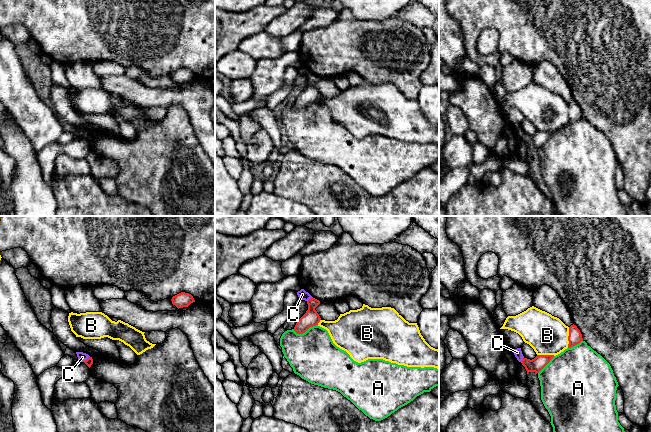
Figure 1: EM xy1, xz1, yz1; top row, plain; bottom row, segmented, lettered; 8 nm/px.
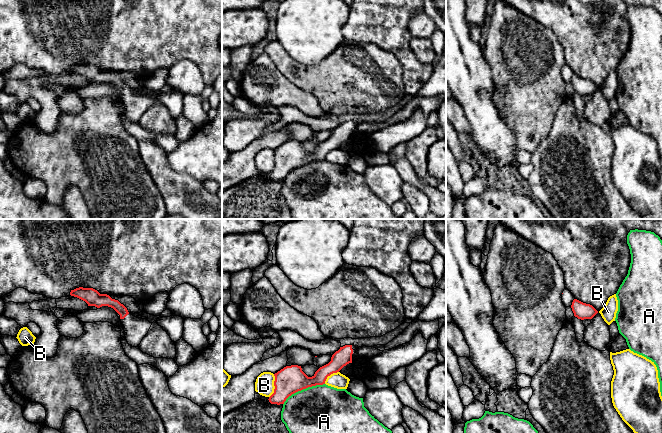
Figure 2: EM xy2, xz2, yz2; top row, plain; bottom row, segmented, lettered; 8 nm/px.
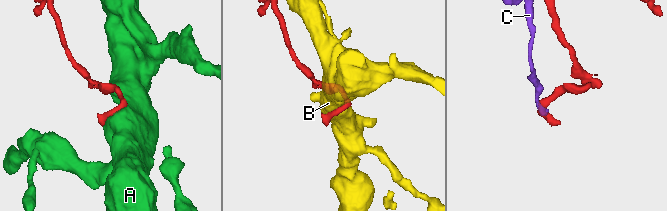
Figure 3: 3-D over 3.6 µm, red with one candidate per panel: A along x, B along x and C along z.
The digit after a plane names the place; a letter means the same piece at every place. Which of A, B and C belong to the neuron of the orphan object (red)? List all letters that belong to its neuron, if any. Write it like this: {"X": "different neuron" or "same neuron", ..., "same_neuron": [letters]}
{"A": "different neuron", "B": "different neuron", "C": "different neuron", "same_neuron": []}

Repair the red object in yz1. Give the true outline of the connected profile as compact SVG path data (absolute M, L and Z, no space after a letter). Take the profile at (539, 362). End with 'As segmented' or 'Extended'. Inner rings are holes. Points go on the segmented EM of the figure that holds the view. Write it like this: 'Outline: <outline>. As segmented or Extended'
Outline: M537 355L532 360L523 358L521 363L525 367L527 374L529 372L539 373L553 357L554 355Z. As segmented

